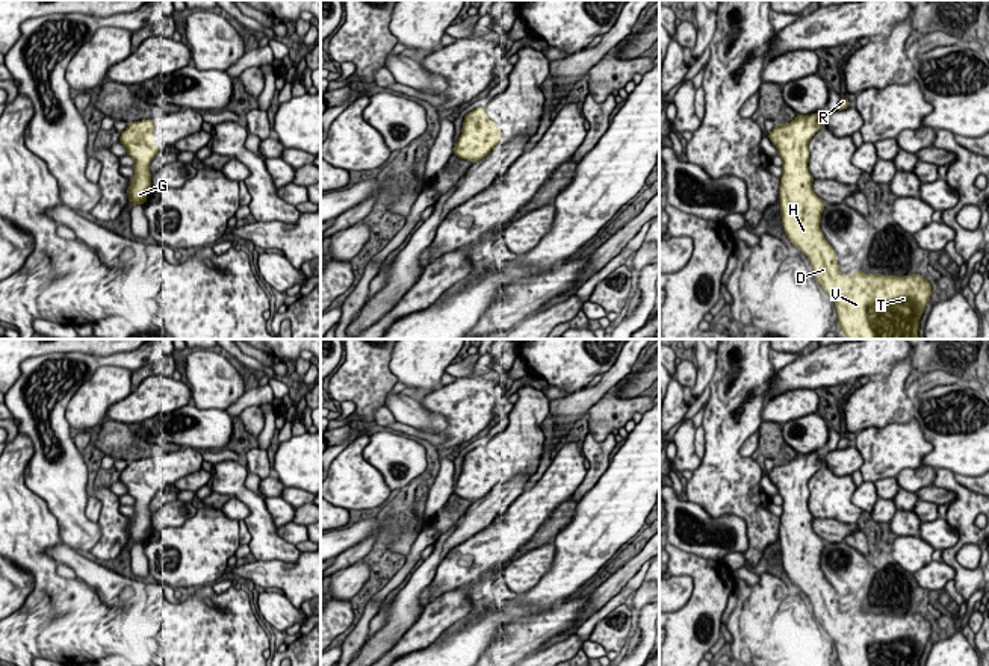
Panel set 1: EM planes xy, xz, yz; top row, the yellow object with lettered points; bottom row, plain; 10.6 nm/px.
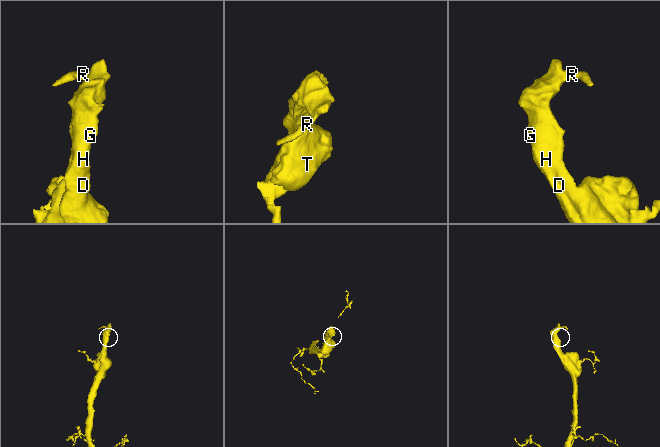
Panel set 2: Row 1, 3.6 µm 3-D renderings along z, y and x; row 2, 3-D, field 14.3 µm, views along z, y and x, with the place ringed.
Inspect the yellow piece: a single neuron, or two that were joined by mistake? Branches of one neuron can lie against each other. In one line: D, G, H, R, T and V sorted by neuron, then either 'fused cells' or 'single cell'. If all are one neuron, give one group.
groups D G H T V / R; fused cells

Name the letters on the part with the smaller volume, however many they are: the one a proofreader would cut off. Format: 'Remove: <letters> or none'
Remove: R

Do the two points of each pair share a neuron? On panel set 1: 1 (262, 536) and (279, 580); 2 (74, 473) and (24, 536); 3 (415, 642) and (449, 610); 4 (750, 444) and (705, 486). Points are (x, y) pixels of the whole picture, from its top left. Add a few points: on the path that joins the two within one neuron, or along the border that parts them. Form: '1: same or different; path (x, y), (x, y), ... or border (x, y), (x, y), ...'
1: different; border (301, 553), (294, 562), (256, 559)
2: different; border (24, 479), (56, 519), (61, 539)
3: same; path (424, 633), (440, 616)
4: different; border (756, 432), (741, 445), (740, 454), (743, 457)

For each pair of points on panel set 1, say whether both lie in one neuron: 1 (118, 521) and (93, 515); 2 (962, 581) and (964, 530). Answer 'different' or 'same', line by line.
1: different
2: same

